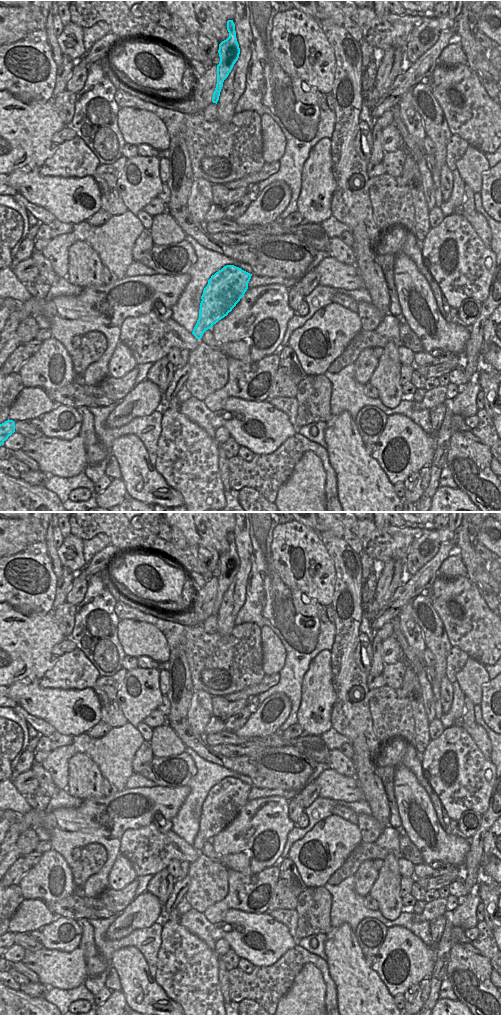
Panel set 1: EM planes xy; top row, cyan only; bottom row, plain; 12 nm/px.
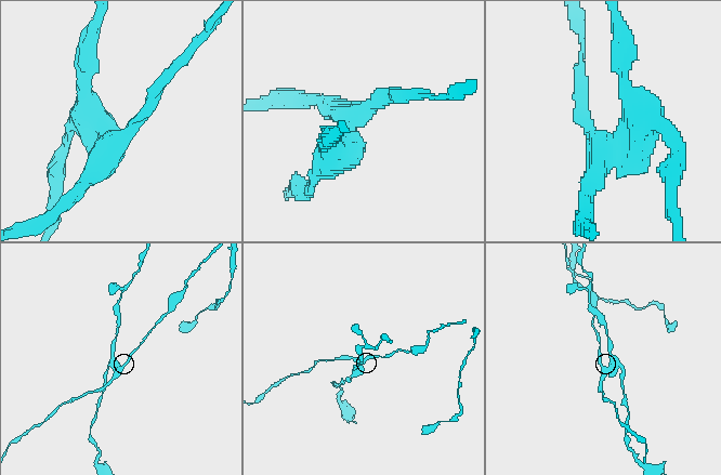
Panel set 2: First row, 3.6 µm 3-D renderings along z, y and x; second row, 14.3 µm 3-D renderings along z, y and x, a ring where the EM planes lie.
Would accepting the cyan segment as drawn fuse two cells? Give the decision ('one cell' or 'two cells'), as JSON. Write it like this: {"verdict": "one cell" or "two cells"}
{"verdict": "two cells"}

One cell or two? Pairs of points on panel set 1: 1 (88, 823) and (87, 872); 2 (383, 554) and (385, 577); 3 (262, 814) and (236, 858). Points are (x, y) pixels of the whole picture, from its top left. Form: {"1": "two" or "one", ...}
{"1": "two", "2": "two", "3": "one"}

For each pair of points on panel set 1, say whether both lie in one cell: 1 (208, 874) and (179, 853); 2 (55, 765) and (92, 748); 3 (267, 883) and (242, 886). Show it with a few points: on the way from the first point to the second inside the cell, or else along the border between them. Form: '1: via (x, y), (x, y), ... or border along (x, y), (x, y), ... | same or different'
1: border along (200, 855), (189, 864) | different
2: via (64, 756), (74, 748), (83, 748) | same
3: via (261, 884), (248, 886) | same

